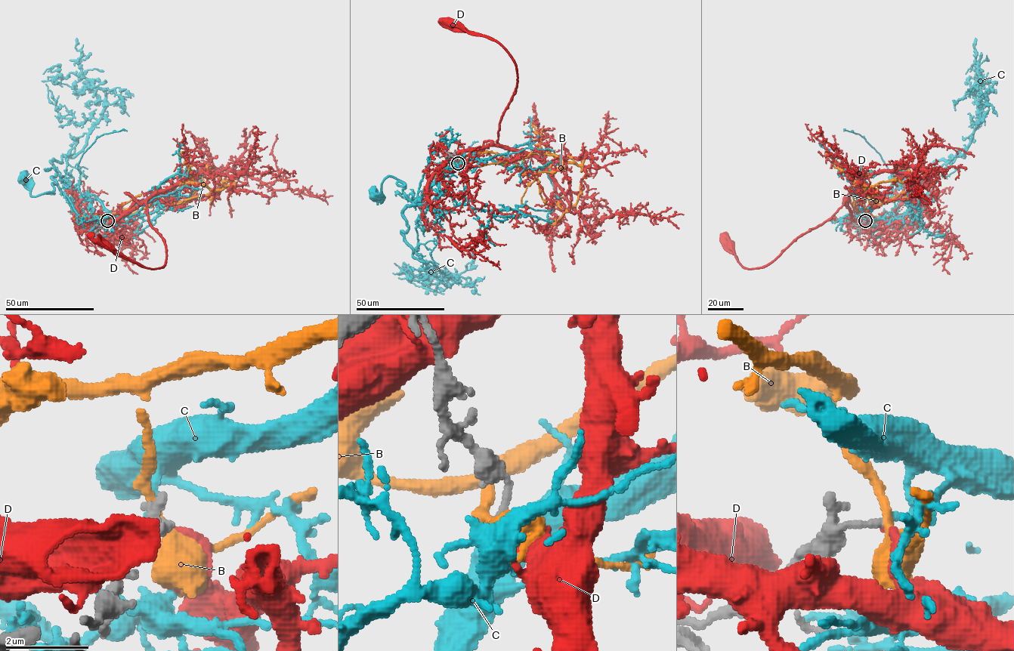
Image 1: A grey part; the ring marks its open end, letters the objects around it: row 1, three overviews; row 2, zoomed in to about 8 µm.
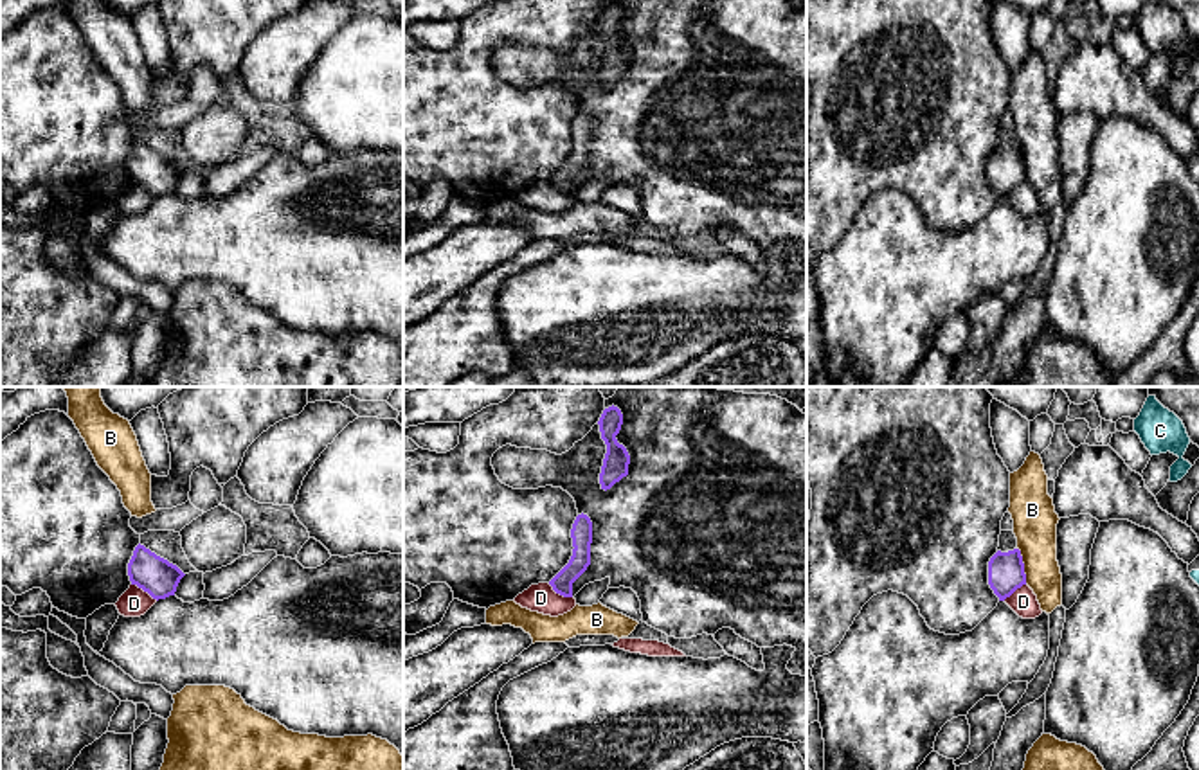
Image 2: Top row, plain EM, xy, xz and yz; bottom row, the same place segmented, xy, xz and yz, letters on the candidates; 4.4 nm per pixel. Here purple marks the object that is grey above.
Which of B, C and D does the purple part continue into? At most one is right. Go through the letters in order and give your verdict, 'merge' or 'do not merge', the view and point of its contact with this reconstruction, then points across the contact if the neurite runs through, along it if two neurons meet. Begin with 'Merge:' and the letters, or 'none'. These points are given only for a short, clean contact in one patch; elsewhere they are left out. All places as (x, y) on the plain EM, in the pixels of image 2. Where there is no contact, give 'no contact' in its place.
Merge: C
B: do not merge; contact yz (1023, 162); border yz (1018, 144), (1027, 180)
C: merge; no contact
D: do not merge; contact xy (144, 188); border xy (132, 180), (157, 196)

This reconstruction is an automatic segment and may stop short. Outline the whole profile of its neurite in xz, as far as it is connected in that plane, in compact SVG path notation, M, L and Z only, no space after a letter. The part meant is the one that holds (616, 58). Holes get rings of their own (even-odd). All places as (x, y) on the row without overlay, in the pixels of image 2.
M612 2L605 5L598 22L601 36L607 41L607 50L600 70L601 86L607 88L628 72L630 52L627 45L616 36L623 22L623 11L618 4Z

